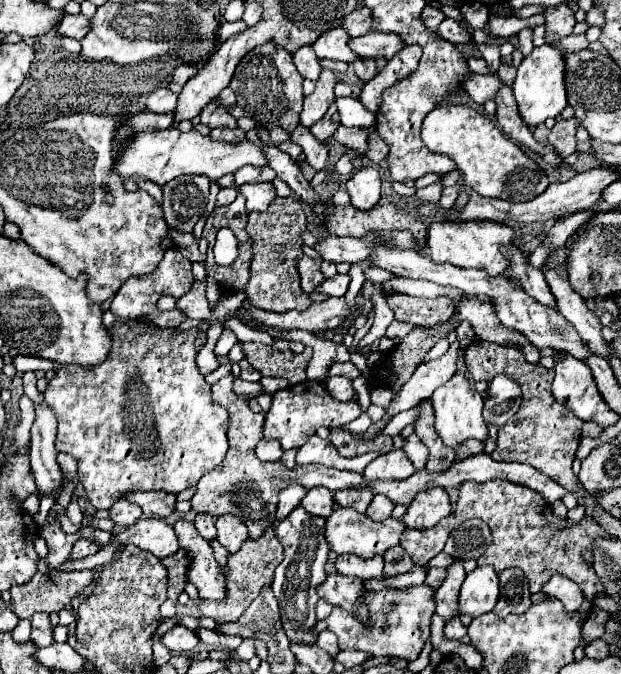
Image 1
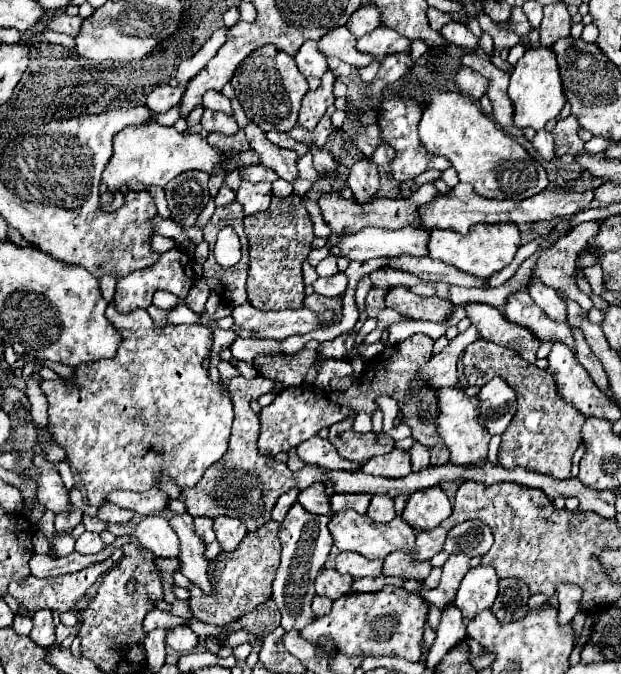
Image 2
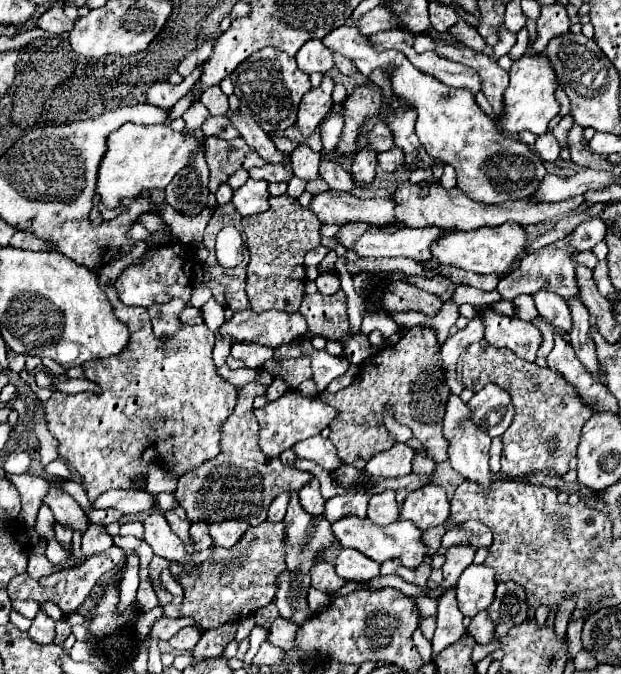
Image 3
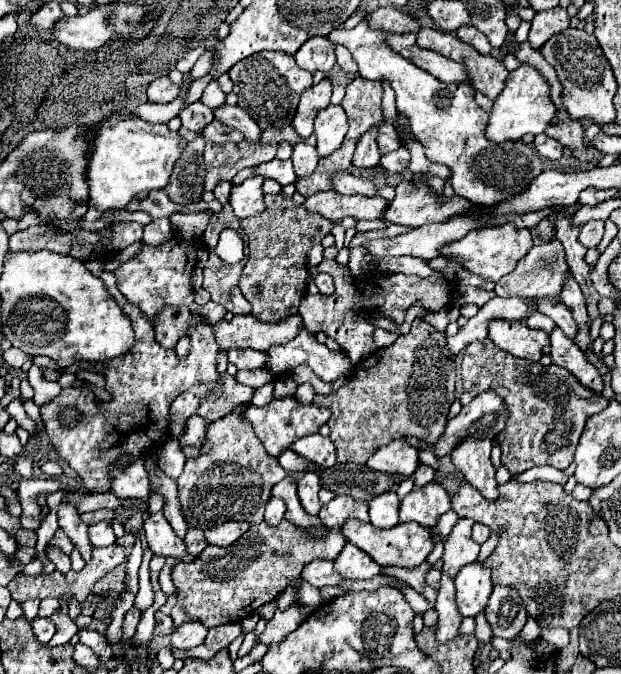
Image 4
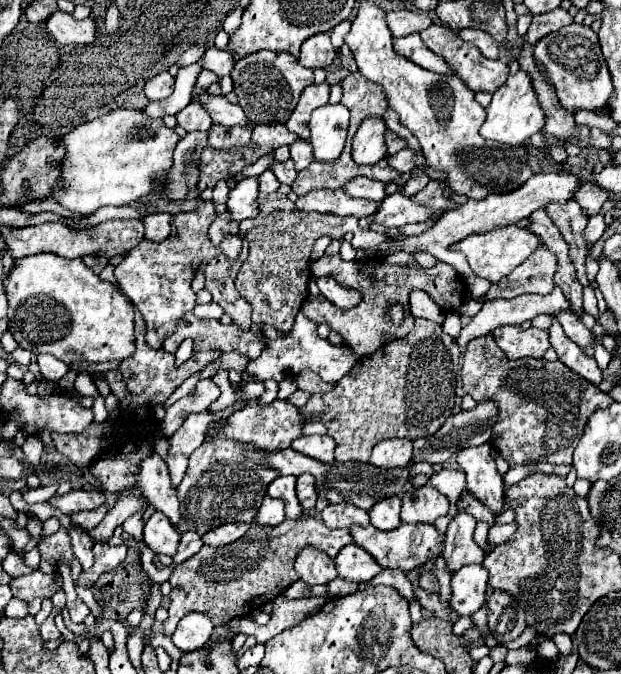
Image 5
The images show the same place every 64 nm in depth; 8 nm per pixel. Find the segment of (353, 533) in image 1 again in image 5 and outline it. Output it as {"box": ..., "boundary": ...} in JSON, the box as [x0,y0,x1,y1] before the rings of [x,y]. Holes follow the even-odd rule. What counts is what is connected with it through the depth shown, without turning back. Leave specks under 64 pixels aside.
{"box":[350,524,446,572],"boundary":[[[400,524],[398,530],[390,532],[376,530],[374,526],[352,526],[350,534],[354,536],[354,542],[368,554],[372,554],[382,568],[400,568],[404,572],[426,564],[430,558],[438,558],[442,554],[442,542],[446,538],[436,530],[434,524]]]}

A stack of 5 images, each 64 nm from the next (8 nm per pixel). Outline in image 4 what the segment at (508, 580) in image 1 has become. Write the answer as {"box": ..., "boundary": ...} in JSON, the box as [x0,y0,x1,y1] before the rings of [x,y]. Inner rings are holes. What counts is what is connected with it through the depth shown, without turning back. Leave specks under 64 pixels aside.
{"box":[484,586,526,640],"boundary":[[[504,586],[494,588],[484,614],[498,638],[512,640],[526,624],[526,610],[520,596],[516,590],[508,590]]]}

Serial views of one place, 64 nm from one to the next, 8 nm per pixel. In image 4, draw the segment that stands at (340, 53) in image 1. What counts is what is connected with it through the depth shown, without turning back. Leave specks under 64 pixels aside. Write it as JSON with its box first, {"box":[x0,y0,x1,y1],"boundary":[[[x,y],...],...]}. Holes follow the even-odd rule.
{"box":[328,16,542,206],"boundary":[[[364,16],[362,22],[352,28],[352,30],[332,30],[328,34],[328,40],[334,44],[344,44],[350,54],[354,56],[356,64],[358,64],[358,72],[362,78],[366,80],[386,80],[392,90],[396,92],[396,108],[398,114],[404,116],[408,120],[410,132],[416,136],[416,140],[424,146],[426,150],[426,158],[430,162],[438,162],[444,164],[452,170],[452,188],[454,194],[460,198],[470,200],[472,204],[484,204],[490,206],[492,202],[500,202],[506,198],[512,198],[514,194],[520,194],[520,190],[524,190],[524,186],[528,186],[528,182],[532,182],[532,178],[536,178],[542,172],[542,160],[538,158],[536,150],[524,142],[504,142],[504,144],[496,144],[492,140],[488,140],[484,136],[484,126],[488,124],[488,114],[474,102],[474,90],[470,84],[446,84],[438,78],[434,78],[432,74],[428,74],[426,70],[414,66],[412,62],[408,62],[406,58],[402,58],[400,54],[396,54],[388,42],[386,42],[386,30],[382,28],[370,28],[368,18]]]}

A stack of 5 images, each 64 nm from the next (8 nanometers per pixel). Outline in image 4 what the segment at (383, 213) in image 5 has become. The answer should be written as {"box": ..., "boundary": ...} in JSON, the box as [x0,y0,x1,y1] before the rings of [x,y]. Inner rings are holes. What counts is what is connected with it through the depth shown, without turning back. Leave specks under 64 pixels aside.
{"box":[384,182,472,226],"boundary":[[[400,182],[396,186],[394,200],[388,202],[384,210],[384,220],[390,224],[402,224],[402,226],[424,226],[430,222],[444,222],[456,214],[462,214],[472,204],[464,198],[452,198],[452,200],[436,200],[434,196],[428,196],[428,186],[412,188],[410,182]]]}

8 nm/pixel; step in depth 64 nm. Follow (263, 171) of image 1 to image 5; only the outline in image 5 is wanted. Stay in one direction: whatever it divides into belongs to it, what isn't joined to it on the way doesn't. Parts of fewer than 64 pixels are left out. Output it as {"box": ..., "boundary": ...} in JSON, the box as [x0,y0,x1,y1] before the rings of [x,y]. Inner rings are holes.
{"box":[270,160,296,184],"boundary":[[[286,160],[284,164],[280,162],[274,162],[270,166],[276,174],[276,178],[282,182],[282,184],[292,184],[296,180],[296,168],[294,168],[294,160]]]}

